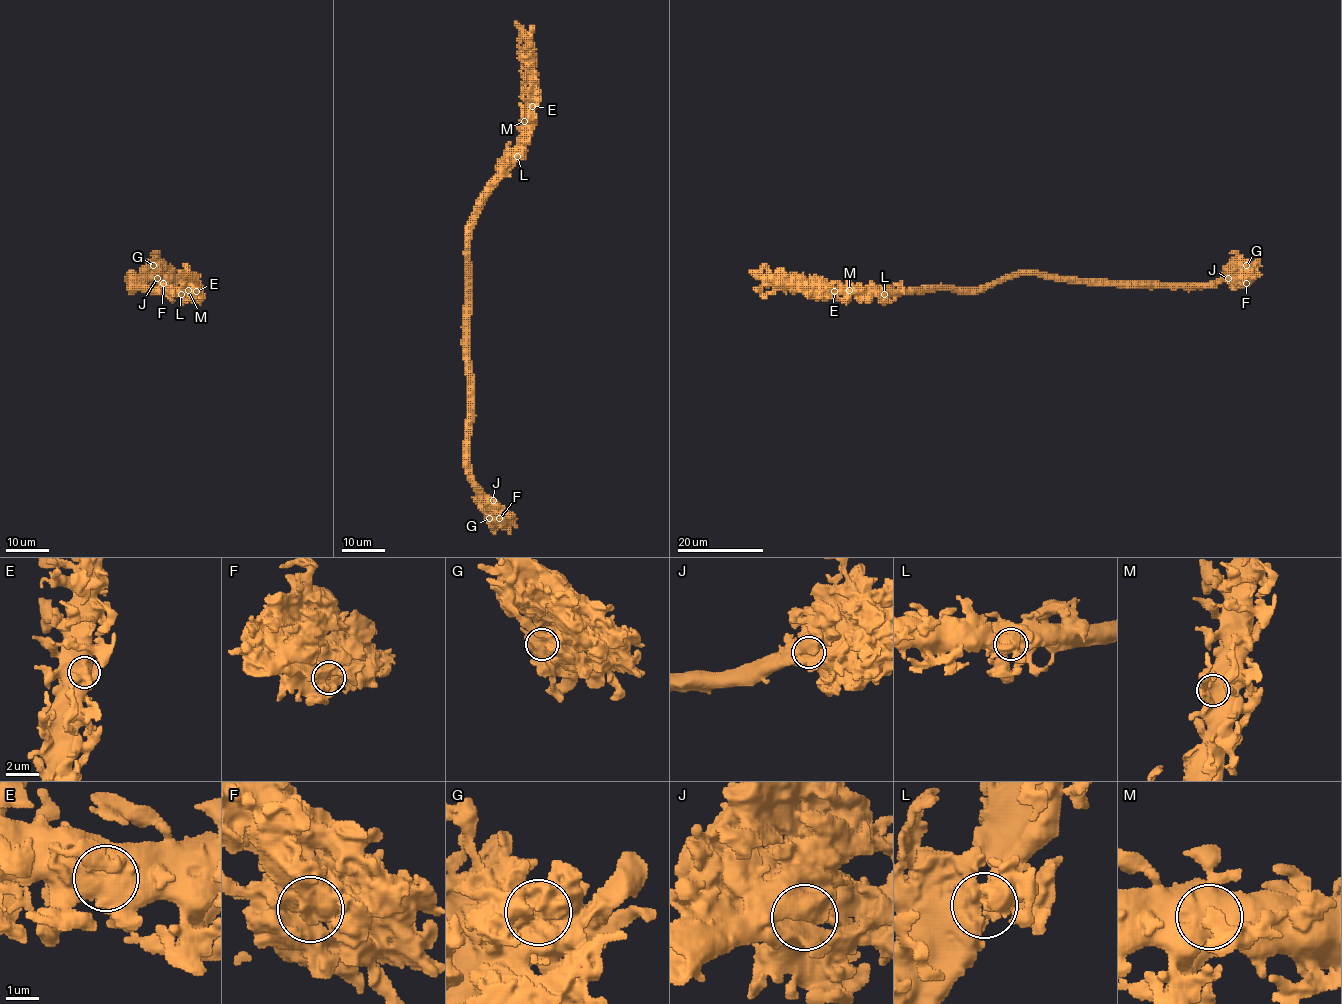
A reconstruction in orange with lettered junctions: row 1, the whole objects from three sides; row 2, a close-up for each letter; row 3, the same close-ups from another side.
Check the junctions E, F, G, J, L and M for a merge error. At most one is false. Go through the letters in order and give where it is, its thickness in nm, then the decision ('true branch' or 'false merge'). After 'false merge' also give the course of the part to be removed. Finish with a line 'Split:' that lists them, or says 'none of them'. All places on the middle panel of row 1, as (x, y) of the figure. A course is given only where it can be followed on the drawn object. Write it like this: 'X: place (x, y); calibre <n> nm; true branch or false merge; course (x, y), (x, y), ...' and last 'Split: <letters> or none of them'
E: place (532, 106); calibre 650 nm; true branch
F: place (499, 518); calibre 550 nm; true branch
G: place (489, 518); calibre 650 nm; true branch
J: place (493, 500); calibre 900 nm; true branch
L: place (517, 156); calibre 650 nm; true branch
M: place (524, 121); calibre 650 nm; true branch
Split: none of them

